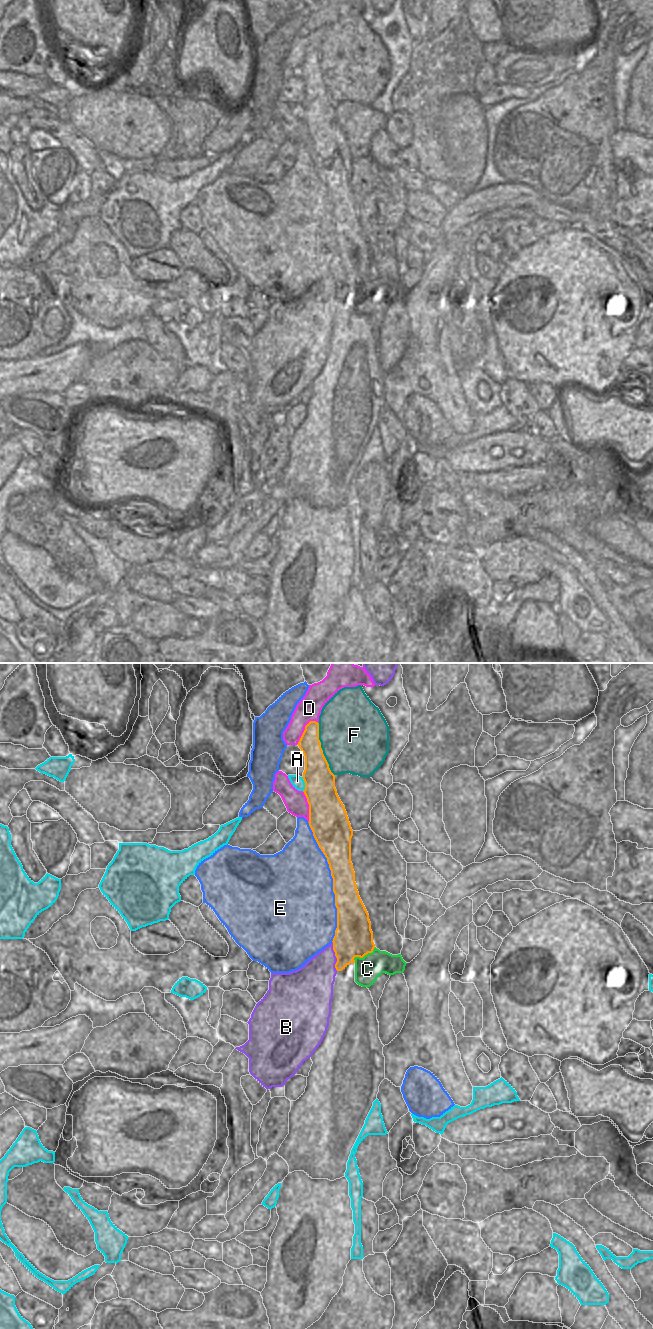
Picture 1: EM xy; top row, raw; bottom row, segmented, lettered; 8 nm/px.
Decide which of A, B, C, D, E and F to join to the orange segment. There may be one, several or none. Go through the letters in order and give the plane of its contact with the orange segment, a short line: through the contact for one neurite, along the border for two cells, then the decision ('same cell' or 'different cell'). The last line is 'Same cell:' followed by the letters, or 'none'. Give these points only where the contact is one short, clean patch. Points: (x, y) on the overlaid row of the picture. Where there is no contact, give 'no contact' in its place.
A: contact in xy; different cell
B: contact in xy; different cell
C: contact in xy; line xy (375, 947), (371, 952), (362, 957), (355, 957), (354, 962); different cell
D: contact in xy; different cell
E: contact in xy; different cell
F: contact in xy; different cell
Same cell: none

